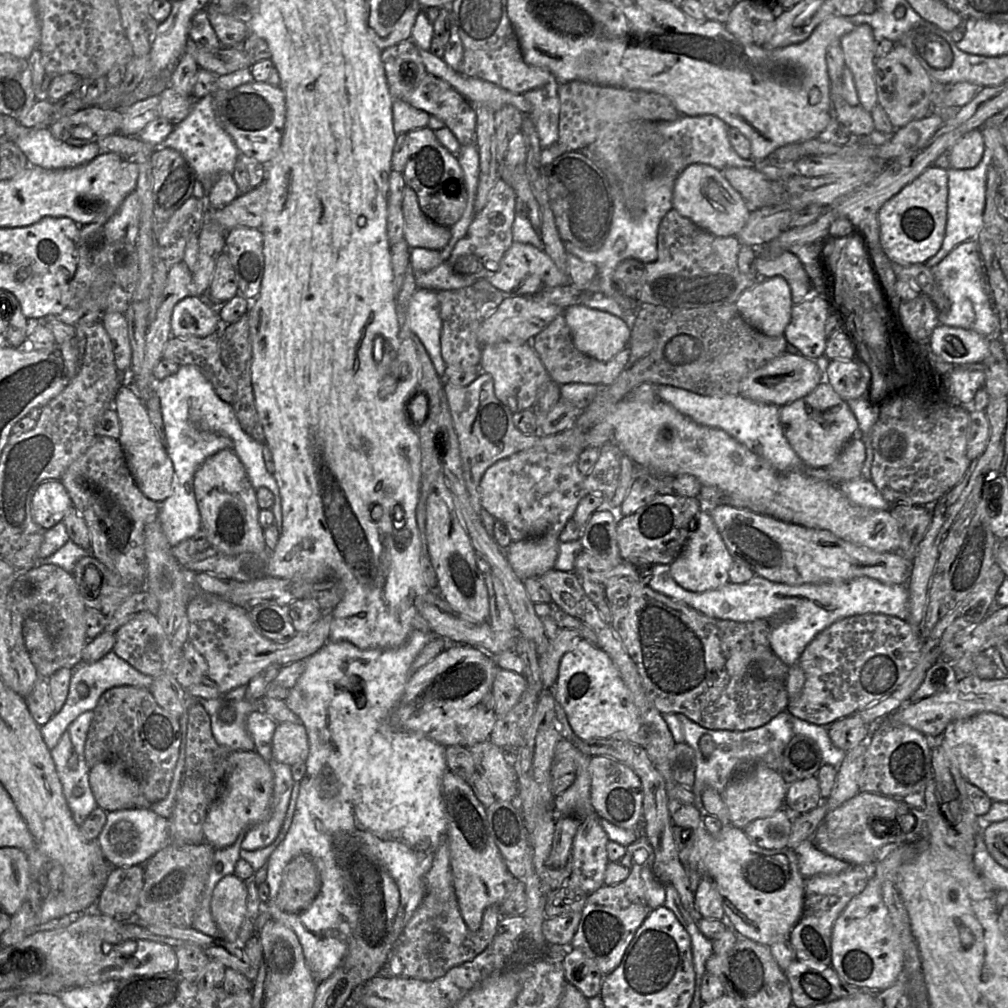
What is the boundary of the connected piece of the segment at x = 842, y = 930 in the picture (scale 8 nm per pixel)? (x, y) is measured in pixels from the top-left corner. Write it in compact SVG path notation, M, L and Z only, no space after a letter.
M870 877L866 888L855 896L835 920L832 929L831 966L849 984L871 991L882 991L902 977L903 952L900 941L888 916L881 888L875 877Z

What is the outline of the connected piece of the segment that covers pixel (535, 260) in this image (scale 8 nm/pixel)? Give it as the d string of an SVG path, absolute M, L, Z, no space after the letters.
M514 241L499 261L499 269L486 280L506 296L533 295L544 289L570 284L568 274L557 268L544 249Z

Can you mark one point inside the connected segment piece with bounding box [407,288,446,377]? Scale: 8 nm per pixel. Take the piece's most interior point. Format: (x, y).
(424, 321)

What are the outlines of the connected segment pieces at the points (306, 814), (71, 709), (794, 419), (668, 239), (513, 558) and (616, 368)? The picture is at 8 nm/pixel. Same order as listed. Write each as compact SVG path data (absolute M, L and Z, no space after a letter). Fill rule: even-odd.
M418 629L411 631L410 635L404 643L393 648L375 648L360 649L348 641L327 641L325 645L315 654L304 661L305 669L297 683L289 689L289 695L284 700L287 706L296 714L299 723L301 723L307 732L309 754L306 760L306 774L300 782L299 796L296 804L293 821L285 839L278 845L271 856L268 858L266 883L269 887L269 900L266 904L262 904L262 908L267 910L271 919L278 921L291 928L296 934L303 949L303 955L306 964L313 976L315 982L319 985L323 980L327 979L342 963L347 950L351 933L351 927L354 923L354 909L349 900L345 888L345 858L350 859L353 849L363 847L369 854L376 857L388 870L392 878L395 880L399 893L400 905L395 916L394 928L394 945L403 932L406 924L412 917L417 907L422 902L427 892L425 884L425 876L430 870L433 858L437 848L447 837L447 818L444 802L441 795L442 778L448 770L445 760L445 747L434 742L433 740L409 731L396 731L389 725L389 716L393 709L400 701L406 684L412 675L412 663L421 649L432 640L435 634L426 633ZM305 855L309 856L317 868L321 889L311 905L304 911L298 913L288 913L279 909L275 904L275 899L280 889L283 871L286 865L295 857Z
M113 651L107 653L100 660L93 663L81 661L75 668L70 679L68 694L61 710L50 721L40 726L40 734L49 749L53 749L59 742L62 734L67 731L69 725L83 712L92 711L97 705L100 696L108 689L117 686L135 686L149 690L152 679L140 673L129 663L119 658Z
M824 379L806 396L780 407L780 423L790 446L812 468L830 466L846 443L858 435L858 422L848 403Z
M672 209L659 225L657 258L651 263L633 258L623 260L615 269L613 282L639 307L653 304L670 308L709 308L732 304L743 291L767 279L759 273L747 276L739 271L739 249L736 236L715 236Z
M544 535L512 541L504 553L512 570L522 581L539 578L554 568L559 554L559 538Z
M563 314L556 316L546 327L536 334L531 340L531 345L550 378L559 385L583 383L609 386L622 372L630 354L629 348L626 347L611 360L602 362L581 353L573 343L571 331Z

